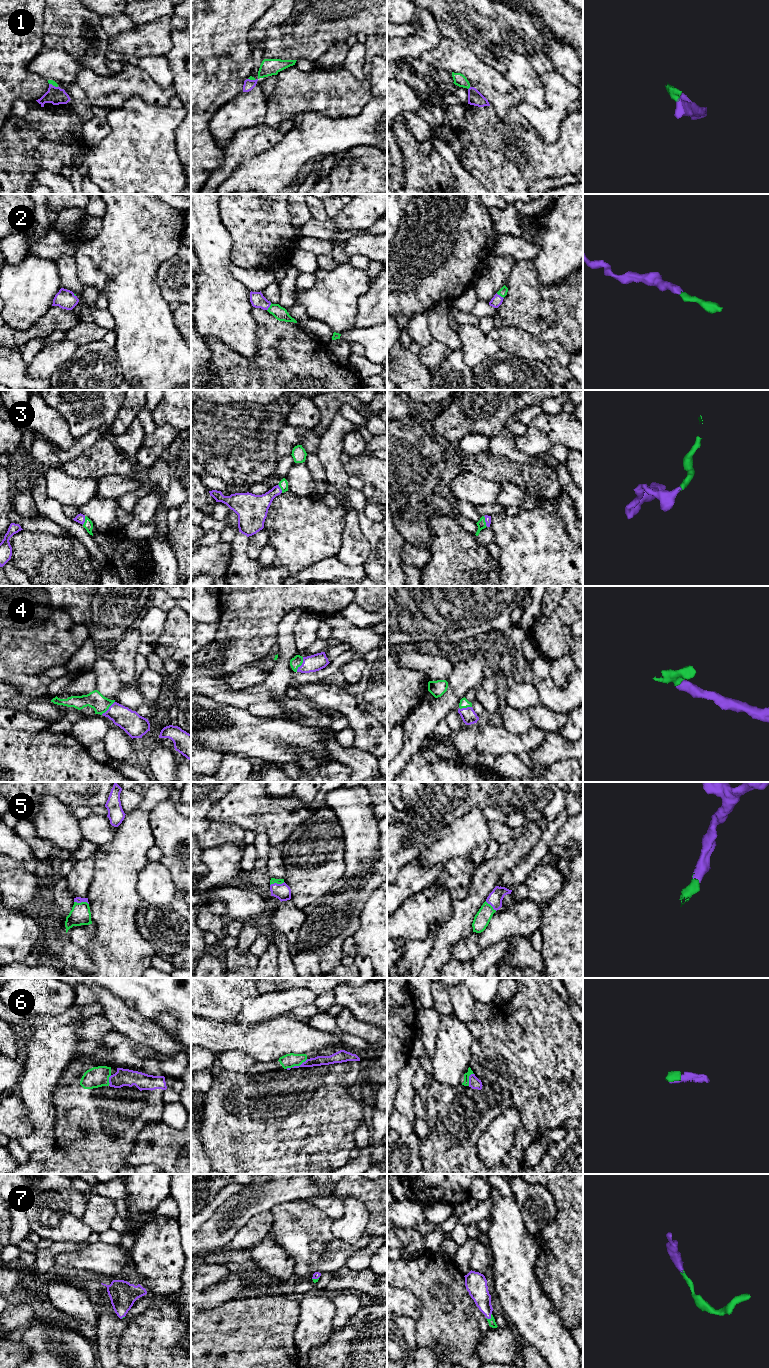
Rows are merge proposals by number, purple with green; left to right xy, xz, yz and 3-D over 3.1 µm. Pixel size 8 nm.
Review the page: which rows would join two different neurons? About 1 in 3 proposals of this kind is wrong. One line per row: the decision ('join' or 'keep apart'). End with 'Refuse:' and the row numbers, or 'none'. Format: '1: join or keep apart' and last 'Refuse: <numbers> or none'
1: join
2: join
3: join
4: join
5: join
6: join
7: join
Refuse: none

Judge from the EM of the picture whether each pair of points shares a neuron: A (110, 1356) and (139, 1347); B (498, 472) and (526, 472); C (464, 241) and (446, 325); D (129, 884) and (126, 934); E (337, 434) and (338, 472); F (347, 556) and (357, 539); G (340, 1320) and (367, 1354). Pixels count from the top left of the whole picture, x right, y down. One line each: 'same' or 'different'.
A: different
B: same
C: different
D: same
E: same
F: same
G: different

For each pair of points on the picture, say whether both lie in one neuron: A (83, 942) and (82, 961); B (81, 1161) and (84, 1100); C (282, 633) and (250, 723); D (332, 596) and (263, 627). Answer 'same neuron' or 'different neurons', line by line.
A: different neurons
B: same neuron
C: different neurons
D: same neuron

